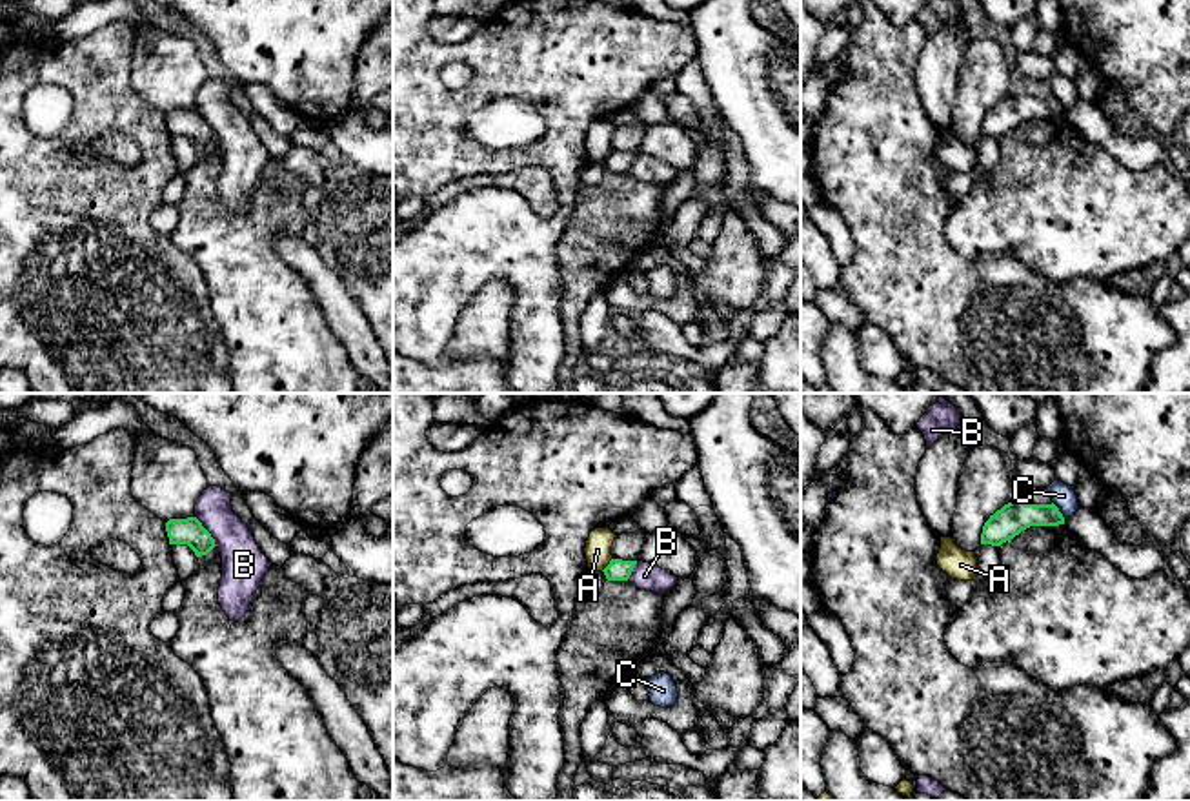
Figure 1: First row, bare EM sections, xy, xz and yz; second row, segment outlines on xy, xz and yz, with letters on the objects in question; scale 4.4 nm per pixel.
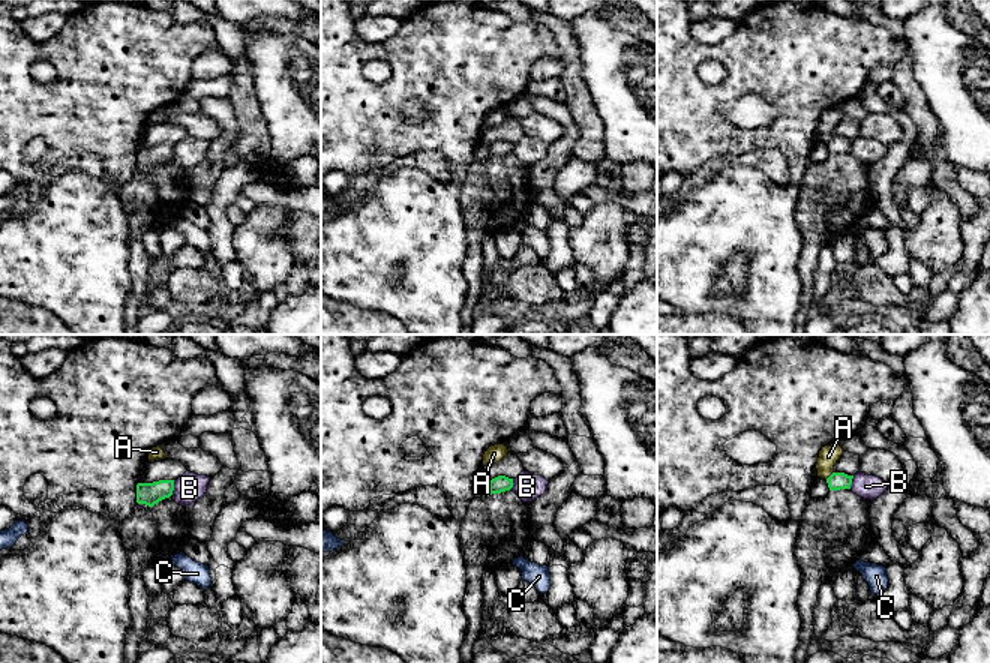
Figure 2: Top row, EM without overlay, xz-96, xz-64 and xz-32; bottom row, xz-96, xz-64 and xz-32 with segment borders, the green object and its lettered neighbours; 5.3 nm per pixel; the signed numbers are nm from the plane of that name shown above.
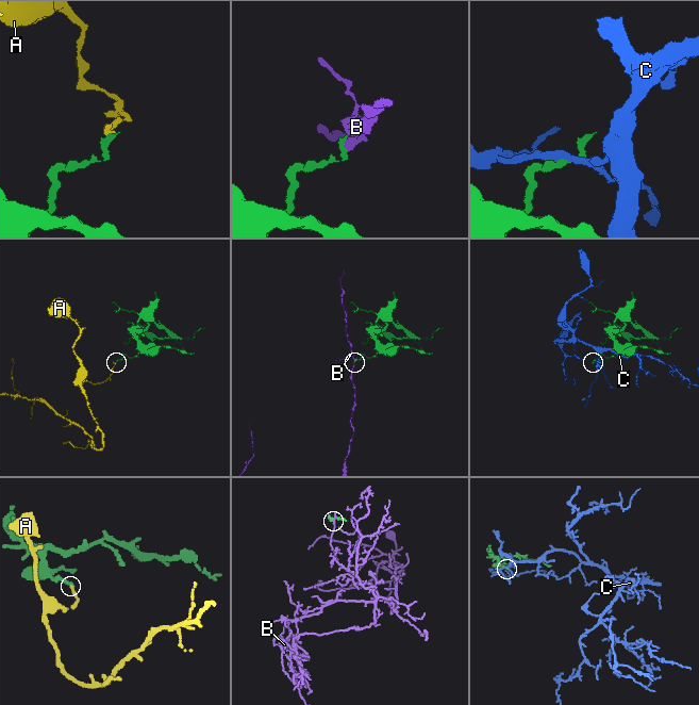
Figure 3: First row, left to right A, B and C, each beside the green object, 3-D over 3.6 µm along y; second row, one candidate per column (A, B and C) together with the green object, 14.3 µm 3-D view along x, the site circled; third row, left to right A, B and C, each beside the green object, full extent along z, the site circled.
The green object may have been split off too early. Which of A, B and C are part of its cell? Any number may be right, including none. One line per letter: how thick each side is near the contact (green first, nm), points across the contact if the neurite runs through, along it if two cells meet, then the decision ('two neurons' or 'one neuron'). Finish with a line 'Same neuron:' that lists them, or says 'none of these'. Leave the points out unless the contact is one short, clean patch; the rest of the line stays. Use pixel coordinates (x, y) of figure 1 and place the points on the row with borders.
A: 100 nm thick on the green side, 120 nm on the other; border along xz (612, 557), (601, 570); two neurons
B: 120 nm thick on the green side, 190 nm on the other; border along xy (195, 517), (217, 545); two neurons
C: 140 nm thick on the green side, 110 nm on the other; two neurons
Same neuron: none of these

